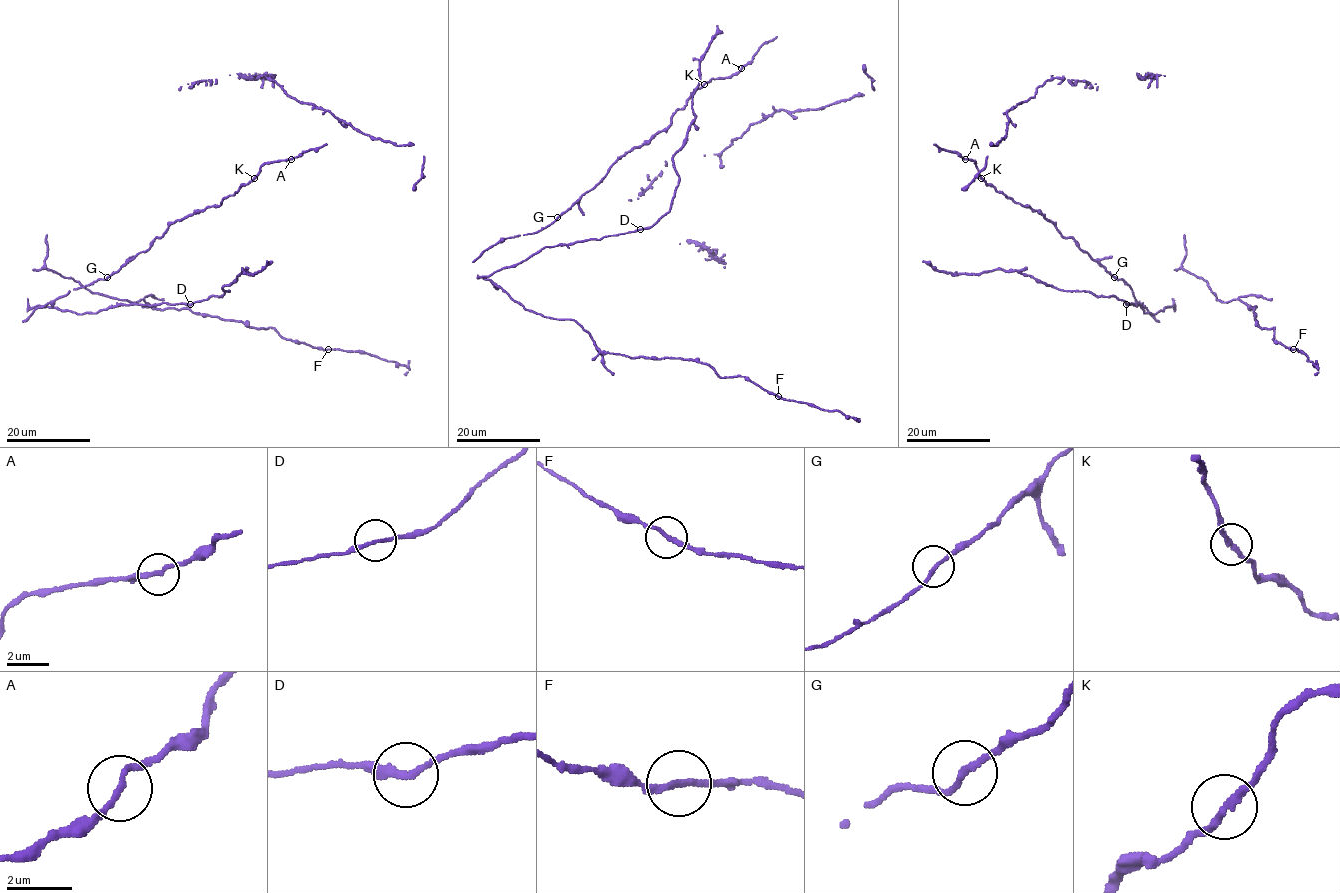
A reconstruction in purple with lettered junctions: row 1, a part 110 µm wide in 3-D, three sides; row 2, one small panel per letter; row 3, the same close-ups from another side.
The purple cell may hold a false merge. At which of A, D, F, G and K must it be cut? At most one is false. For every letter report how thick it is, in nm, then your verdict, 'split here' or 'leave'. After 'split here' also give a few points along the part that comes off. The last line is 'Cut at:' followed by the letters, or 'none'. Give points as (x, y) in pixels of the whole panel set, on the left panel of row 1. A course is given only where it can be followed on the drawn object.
A: 180 nm | leave
D: 190 nm | leave
F: 190 nm | leave
G: 180 nm | leave
K: 200 nm | leave
Cut at: none

